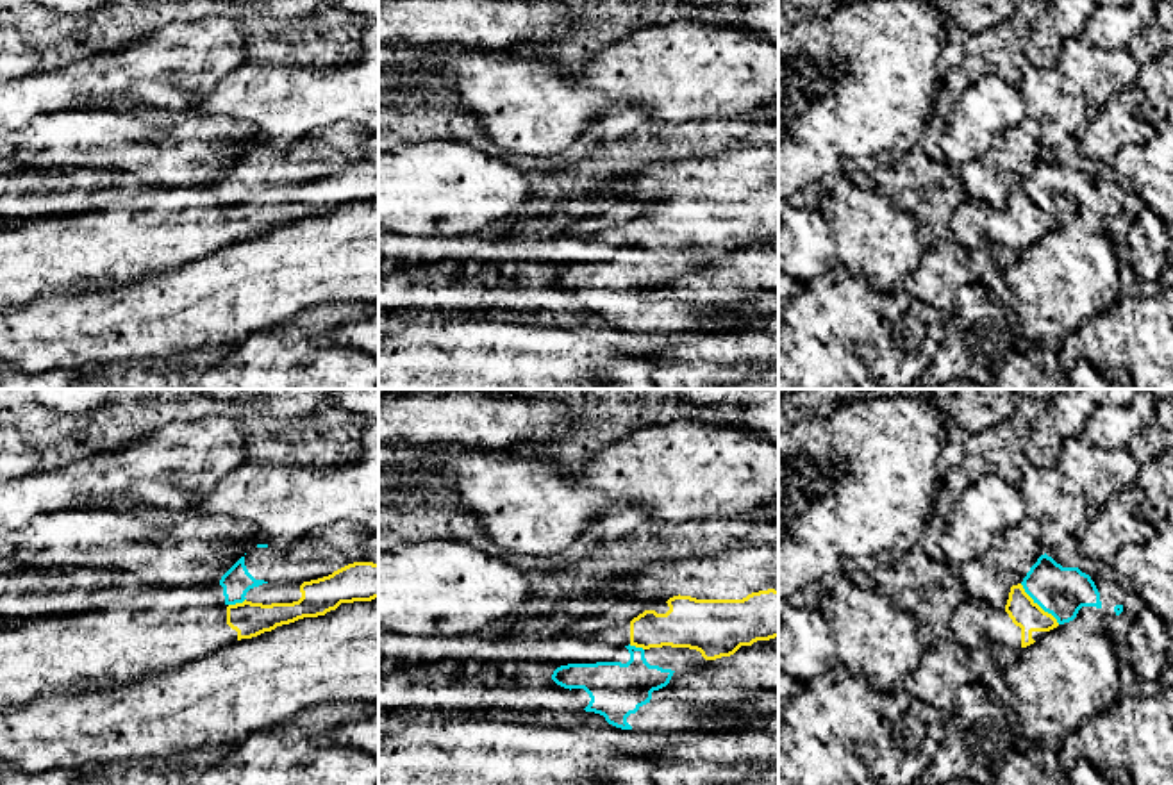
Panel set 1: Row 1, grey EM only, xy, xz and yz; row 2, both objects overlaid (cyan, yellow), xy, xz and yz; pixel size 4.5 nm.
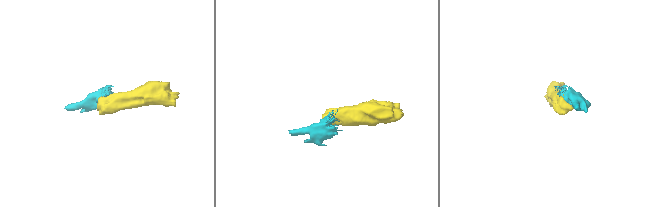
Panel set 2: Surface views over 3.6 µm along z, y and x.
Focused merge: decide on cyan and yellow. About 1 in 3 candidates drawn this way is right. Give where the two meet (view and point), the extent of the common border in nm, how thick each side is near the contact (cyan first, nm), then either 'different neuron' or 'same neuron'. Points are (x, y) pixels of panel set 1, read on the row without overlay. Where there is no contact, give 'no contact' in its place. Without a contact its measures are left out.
yz (1039, 206) | 260 nm | 220/140 nm | different neuron

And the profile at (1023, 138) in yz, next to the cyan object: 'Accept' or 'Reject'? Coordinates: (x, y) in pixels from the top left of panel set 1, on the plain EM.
Reject

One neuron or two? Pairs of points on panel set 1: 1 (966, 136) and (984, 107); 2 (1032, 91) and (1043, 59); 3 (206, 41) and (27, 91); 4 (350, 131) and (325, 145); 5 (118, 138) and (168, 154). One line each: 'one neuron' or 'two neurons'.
1: one neuron
2: two neurons
3: one neuron
4: one neuron
5: one neuron

